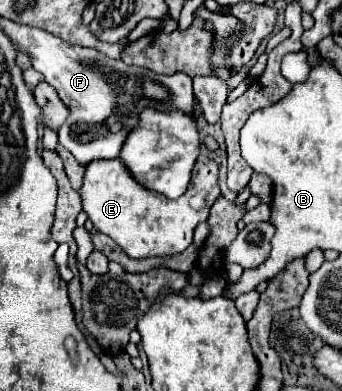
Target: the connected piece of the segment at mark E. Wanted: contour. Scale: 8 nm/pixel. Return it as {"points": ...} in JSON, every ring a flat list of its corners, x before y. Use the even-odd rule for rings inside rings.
{"points":[[204,155,204,163,196,163,194,167,194,179,190,181,188,191,178,201,170,201,164,195,138,187,138,183,134,183,134,179,126,175,126,169,122,167,122,163,118,163,118,159,94,161,86,165,80,195,82,209,88,213,88,219,92,221,94,229,114,239,118,247,132,259,176,255,192,243,196,225,208,219,210,207,220,195,218,165],[198,195,204,201,200,203,200,207,194,207,192,199]]}

